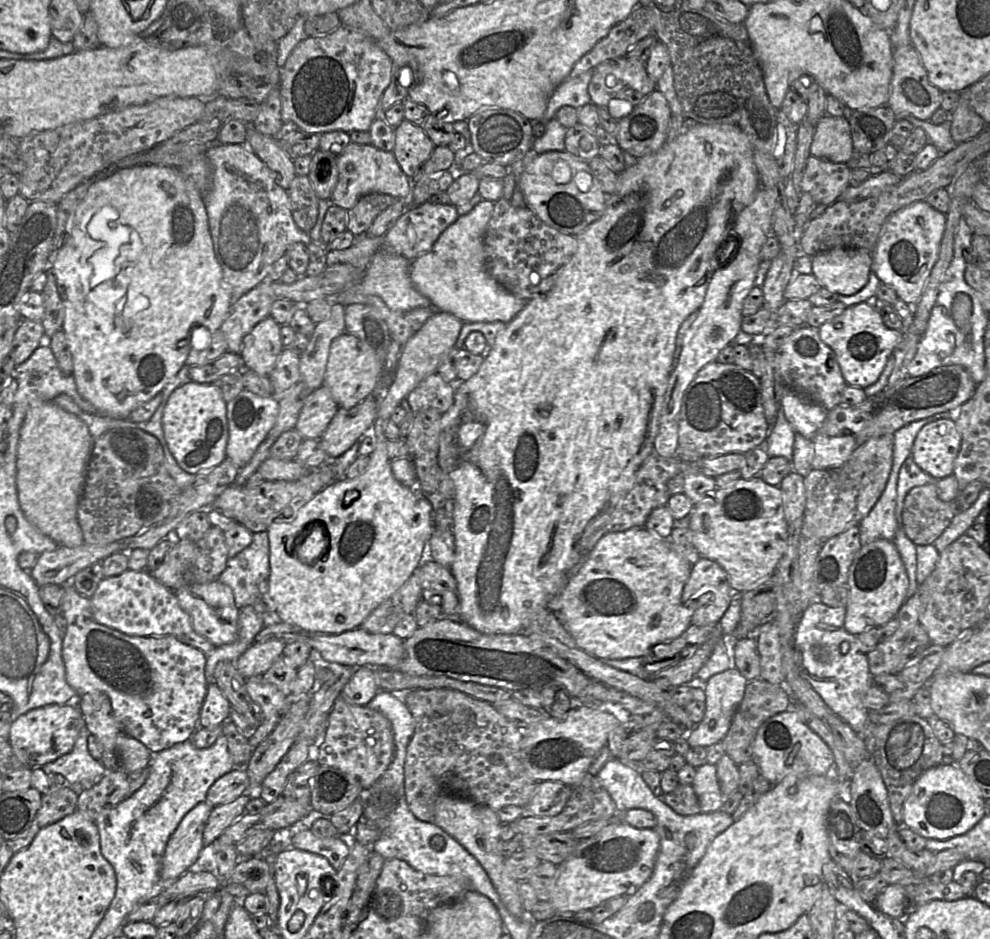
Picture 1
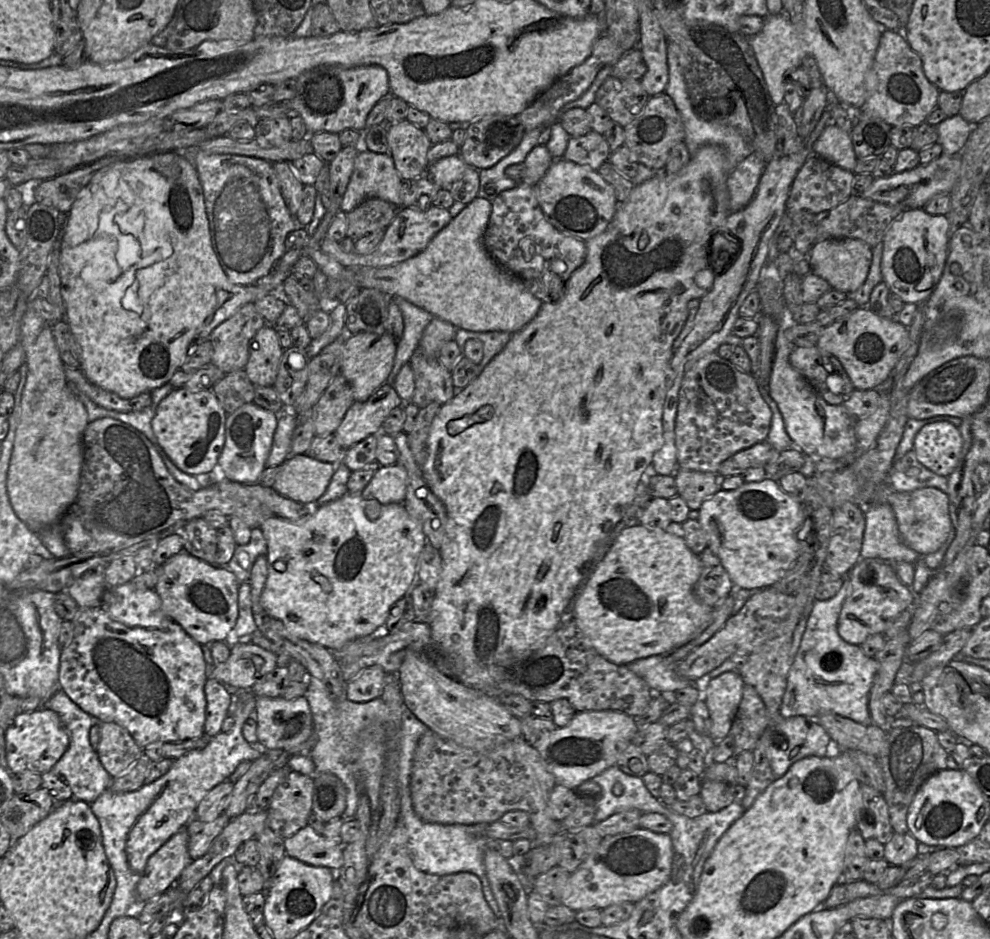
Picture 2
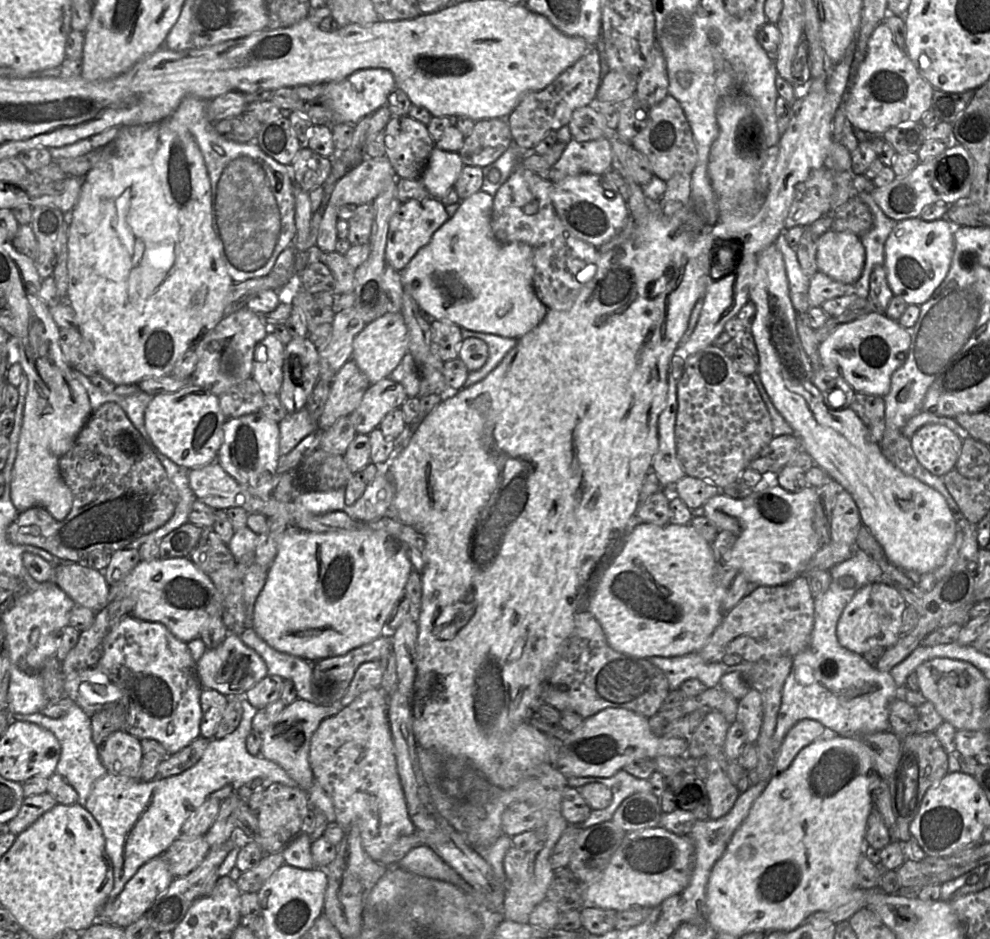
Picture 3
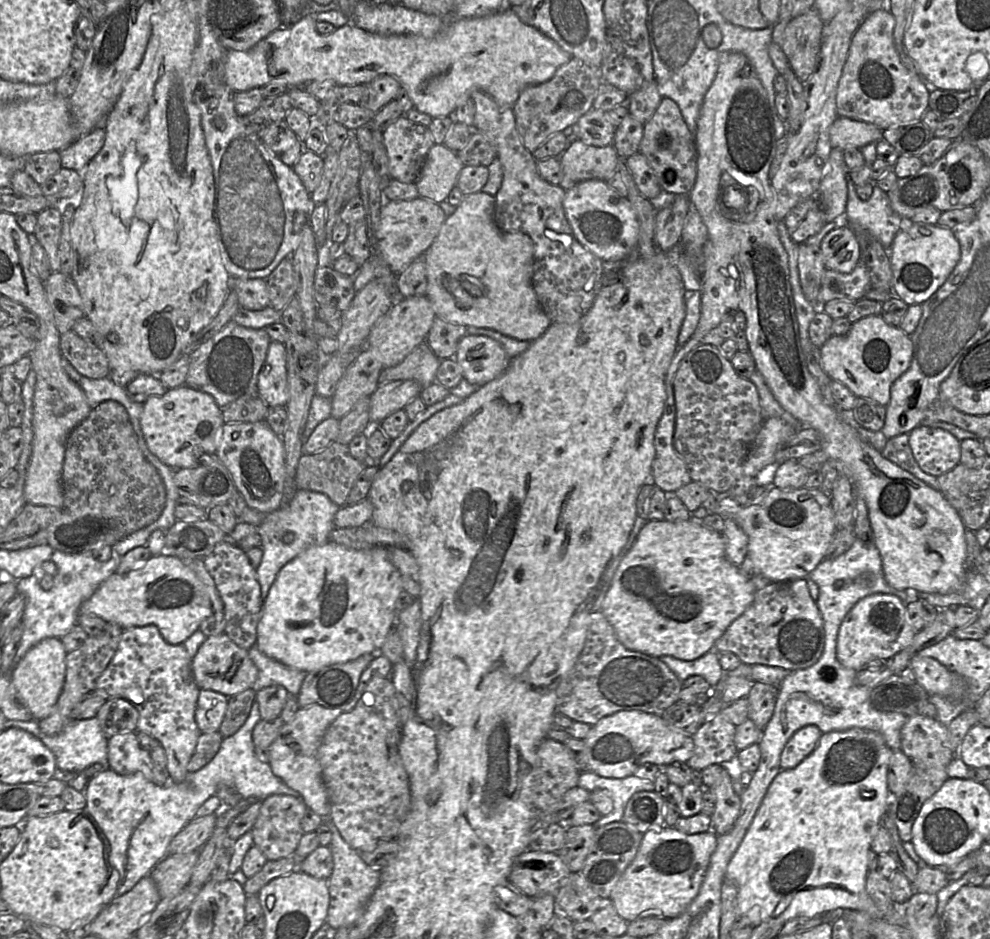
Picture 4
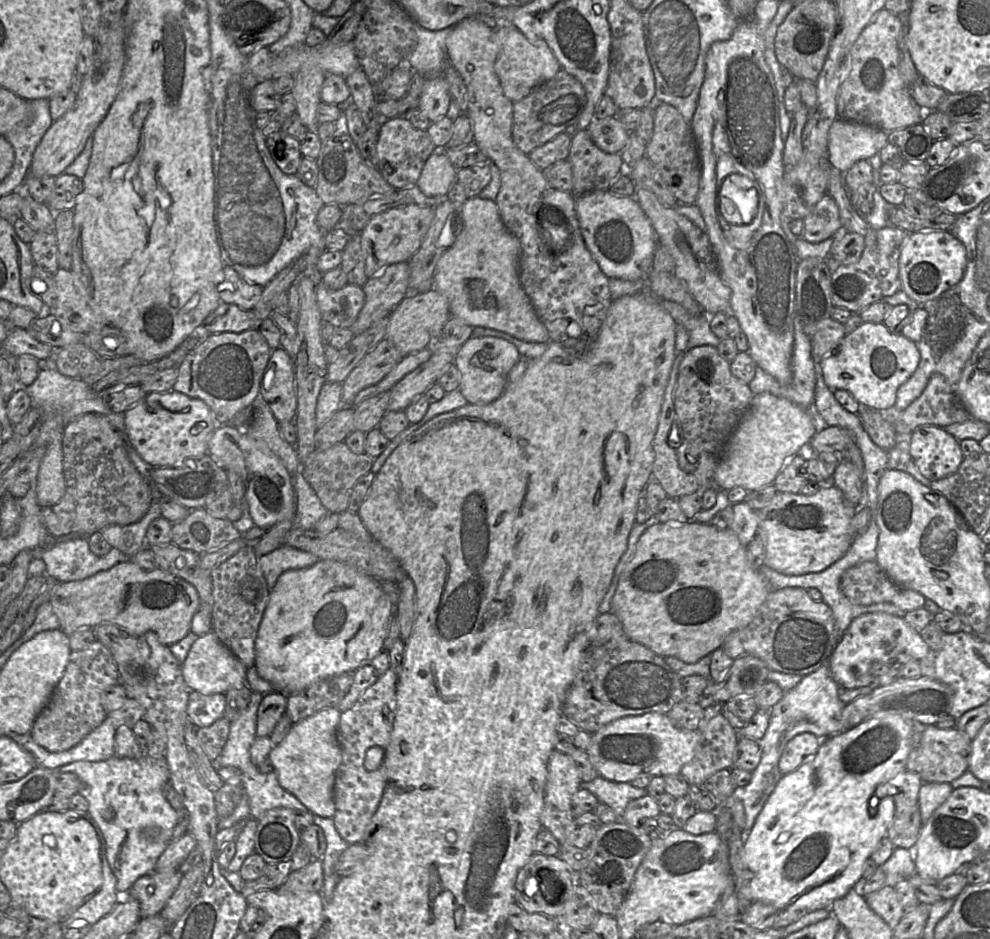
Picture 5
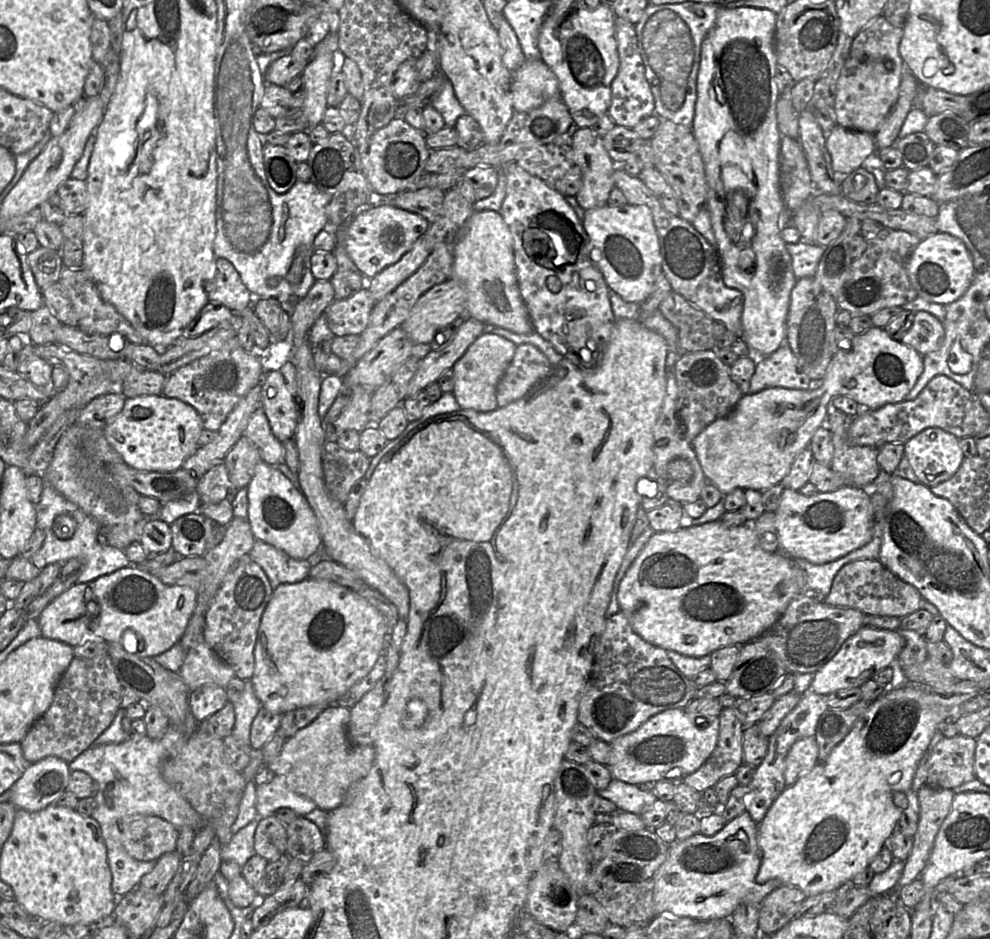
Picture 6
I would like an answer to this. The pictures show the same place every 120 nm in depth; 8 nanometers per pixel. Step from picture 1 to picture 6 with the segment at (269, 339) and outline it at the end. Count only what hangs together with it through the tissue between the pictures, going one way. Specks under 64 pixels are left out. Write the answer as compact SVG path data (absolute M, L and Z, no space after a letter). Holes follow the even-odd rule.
M289 359L279 369L265 371L260 384L262 408L272 433L282 443L295 438L298 409L294 362Z

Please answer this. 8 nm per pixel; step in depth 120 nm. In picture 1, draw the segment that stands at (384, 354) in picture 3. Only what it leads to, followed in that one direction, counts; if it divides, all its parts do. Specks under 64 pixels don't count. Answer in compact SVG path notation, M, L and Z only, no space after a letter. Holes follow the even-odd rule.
M344 333L331 344L323 385L328 387L339 408L351 409L375 393L384 371L385 364L370 345L352 334Z

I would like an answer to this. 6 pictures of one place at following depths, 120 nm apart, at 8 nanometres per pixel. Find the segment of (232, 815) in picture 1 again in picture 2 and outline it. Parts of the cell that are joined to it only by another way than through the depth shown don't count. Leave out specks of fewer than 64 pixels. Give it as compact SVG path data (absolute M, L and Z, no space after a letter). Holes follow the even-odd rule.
M222 813L211 822L202 822L192 818L185 829L188 833L188 852L192 860L202 857L210 848L214 840L231 819Z

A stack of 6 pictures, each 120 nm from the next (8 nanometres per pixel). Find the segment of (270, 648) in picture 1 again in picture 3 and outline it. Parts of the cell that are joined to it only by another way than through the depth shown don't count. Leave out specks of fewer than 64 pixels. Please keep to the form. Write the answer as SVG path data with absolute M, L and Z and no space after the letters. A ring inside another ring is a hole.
M228 634L223 643L215 649L207 649L197 662L197 674L202 688L216 690L231 697L243 697L248 690L267 675L267 666L261 656L247 647L240 636Z

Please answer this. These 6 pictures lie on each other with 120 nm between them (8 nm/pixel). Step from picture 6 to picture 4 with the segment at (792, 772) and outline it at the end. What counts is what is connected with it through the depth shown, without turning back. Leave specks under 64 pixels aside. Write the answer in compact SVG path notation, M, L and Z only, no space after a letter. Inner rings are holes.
M814 724L797 730L786 742L780 755L781 770L792 769L809 756L816 748L821 730Z

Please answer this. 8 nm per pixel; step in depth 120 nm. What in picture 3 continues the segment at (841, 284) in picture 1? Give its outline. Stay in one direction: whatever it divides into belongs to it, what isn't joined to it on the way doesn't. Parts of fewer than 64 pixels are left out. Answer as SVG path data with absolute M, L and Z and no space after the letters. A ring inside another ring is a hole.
M828 230L818 238L818 271L836 281L855 284L865 264L865 248L852 232Z

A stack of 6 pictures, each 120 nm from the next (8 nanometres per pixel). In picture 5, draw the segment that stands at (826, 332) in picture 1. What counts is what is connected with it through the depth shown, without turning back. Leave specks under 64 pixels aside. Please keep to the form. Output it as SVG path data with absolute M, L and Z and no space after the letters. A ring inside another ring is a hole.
M862 323L852 333L847 334L822 360L822 374L827 387L835 391L848 391L862 406L877 410L889 409L895 405L898 388L915 372L920 362L917 343L899 334L892 334L884 323Z

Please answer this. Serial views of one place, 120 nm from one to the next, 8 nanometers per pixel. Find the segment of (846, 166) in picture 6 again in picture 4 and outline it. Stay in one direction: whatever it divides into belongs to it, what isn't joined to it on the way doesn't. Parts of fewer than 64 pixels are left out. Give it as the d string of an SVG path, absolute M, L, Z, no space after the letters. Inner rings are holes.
M838 117L830 128L831 147L843 151L850 147L860 149L869 143L876 143L880 140L882 131L873 124Z

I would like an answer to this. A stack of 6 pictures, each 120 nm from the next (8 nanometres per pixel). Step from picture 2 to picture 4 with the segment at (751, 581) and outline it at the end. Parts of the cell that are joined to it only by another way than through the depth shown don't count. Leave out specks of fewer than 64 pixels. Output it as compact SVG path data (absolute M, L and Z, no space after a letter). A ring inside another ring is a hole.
M771 487L761 502L747 507L739 506L730 498L719 502L713 493L708 492L702 506L708 511L708 514L719 514L724 520L732 518L739 524L748 537L747 556L752 560L757 574L765 576L772 583L806 578L825 559L825 554L837 531L830 495L819 489L802 487L783 491L777 487Z

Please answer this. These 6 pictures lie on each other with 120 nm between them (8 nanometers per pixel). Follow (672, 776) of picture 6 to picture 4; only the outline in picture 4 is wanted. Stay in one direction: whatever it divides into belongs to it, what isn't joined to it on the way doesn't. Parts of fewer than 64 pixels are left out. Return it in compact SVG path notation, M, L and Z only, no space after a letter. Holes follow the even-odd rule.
M618 711L600 719L591 726L585 737L587 770L606 778L625 778L646 763L659 767L674 762L687 762L693 754L691 736L683 735L670 728L661 716L641 711Z

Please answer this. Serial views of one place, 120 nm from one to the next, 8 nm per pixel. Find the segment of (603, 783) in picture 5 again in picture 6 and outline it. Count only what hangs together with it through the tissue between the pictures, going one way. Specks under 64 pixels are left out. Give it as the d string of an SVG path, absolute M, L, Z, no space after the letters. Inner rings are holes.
M612 778L606 789L597 790L597 793L612 801L619 811L630 812L639 816L657 800L652 791L640 790L635 784L615 778Z

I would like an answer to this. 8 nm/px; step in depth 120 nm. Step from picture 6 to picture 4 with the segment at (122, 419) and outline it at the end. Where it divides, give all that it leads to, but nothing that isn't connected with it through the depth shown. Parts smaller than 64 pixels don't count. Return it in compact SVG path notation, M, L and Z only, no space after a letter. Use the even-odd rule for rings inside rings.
M184 384L143 402L140 426L148 449L164 464L174 468L193 468L204 455L215 455L224 424L222 409L208 393Z

